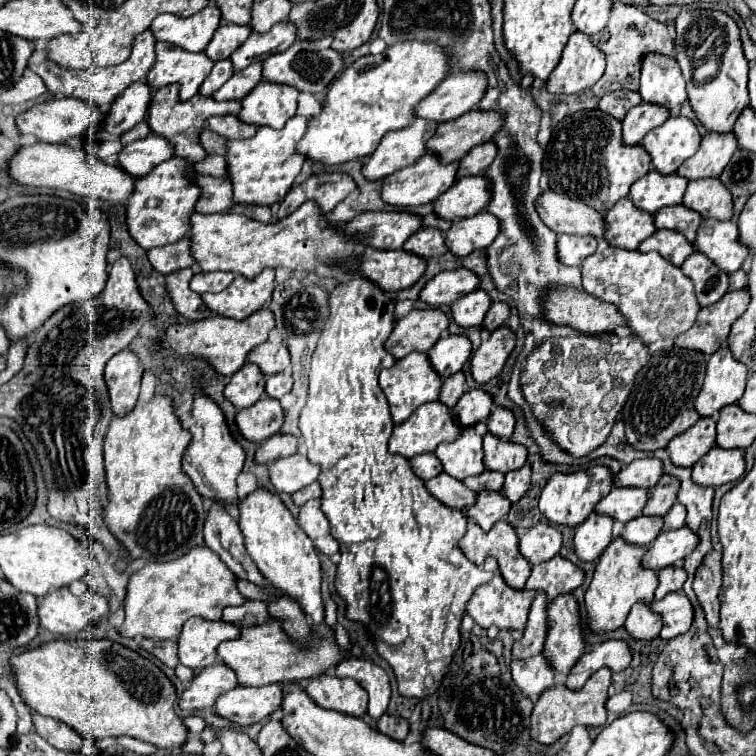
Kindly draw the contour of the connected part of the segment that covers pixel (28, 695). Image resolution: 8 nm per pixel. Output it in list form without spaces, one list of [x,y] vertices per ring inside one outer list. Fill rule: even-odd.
[[[54,640],[36,650],[12,656],[16,686],[22,700],[42,716],[50,716],[72,726],[82,738],[132,736],[150,742],[160,750],[182,748],[188,738],[188,728],[174,712],[176,688],[168,676],[138,652],[112,640]]]

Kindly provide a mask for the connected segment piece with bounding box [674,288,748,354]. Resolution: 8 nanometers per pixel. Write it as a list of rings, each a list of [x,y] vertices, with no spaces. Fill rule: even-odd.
[[[732,290],[722,296],[716,304],[702,308],[694,326],[680,334],[674,342],[682,348],[700,350],[704,354],[716,352],[722,344],[728,342],[728,334],[732,324],[744,314],[748,308],[748,290]]]

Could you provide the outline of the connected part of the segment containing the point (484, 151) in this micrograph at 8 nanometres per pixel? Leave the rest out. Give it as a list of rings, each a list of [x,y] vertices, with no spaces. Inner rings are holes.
[[[492,140],[486,144],[480,144],[460,160],[458,176],[484,174],[484,170],[494,162],[494,158],[496,158],[496,144]]]

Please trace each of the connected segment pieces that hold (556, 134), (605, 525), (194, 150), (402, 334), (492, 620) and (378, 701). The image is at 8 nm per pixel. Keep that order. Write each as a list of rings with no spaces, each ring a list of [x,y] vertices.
[[[578,110],[576,114],[570,114],[568,118],[560,120],[554,130],[552,138],[544,152],[544,172],[550,178],[550,188],[566,194],[570,198],[588,202],[588,206],[596,208],[598,212],[610,210],[618,200],[626,198],[630,192],[630,186],[642,178],[652,168],[648,152],[636,144],[636,146],[624,146],[622,142],[622,122],[612,118],[610,114],[604,114],[602,110]]]
[[[592,512],[580,526],[576,526],[574,548],[578,558],[582,560],[596,560],[602,550],[612,542],[612,518]]]
[[[170,84],[170,86],[158,88],[154,92],[152,102],[150,102],[150,112],[148,112],[148,124],[150,124],[152,132],[168,138],[176,146],[176,156],[182,156],[192,164],[192,162],[200,162],[200,158],[204,158],[204,146],[200,146],[200,132],[204,128],[204,122],[210,116],[238,114],[240,102],[236,102],[236,100],[218,102],[212,96],[202,96],[202,94],[196,94],[194,98],[182,102],[178,98],[178,90],[180,88],[176,84]]]
[[[438,308],[412,310],[400,318],[386,342],[386,350],[394,358],[404,358],[410,352],[428,352],[448,328],[448,316]]]
[[[488,556],[486,562],[484,562],[484,570],[492,572],[492,580],[478,586],[476,592],[472,594],[472,598],[468,600],[468,606],[466,606],[466,612],[474,618],[474,622],[482,628],[488,628],[488,626],[498,626],[498,628],[516,628],[516,630],[524,630],[526,626],[526,620],[528,620],[528,610],[530,610],[530,604],[536,596],[536,592],[530,592],[530,590],[514,590],[510,588],[500,570],[498,570],[498,564],[496,564],[496,558]]]
[[[350,658],[336,666],[336,676],[356,680],[370,696],[366,714],[378,722],[390,704],[390,680],[388,674],[374,662],[364,658]]]

